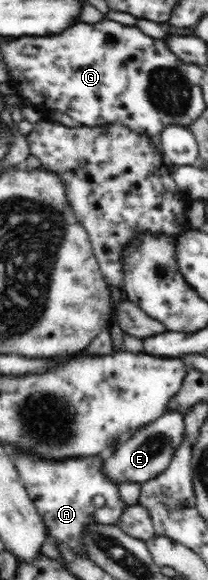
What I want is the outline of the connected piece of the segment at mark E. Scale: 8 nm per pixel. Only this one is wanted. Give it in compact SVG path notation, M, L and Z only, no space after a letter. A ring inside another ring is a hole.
M174 411L167 412L121 441L111 457L108 455L104 457L103 472L107 474L107 478L111 478L111 482L118 484L124 481L142 484L150 479L155 479L157 475L161 475L163 471L169 468L179 443L185 438L183 416L183 414Z

